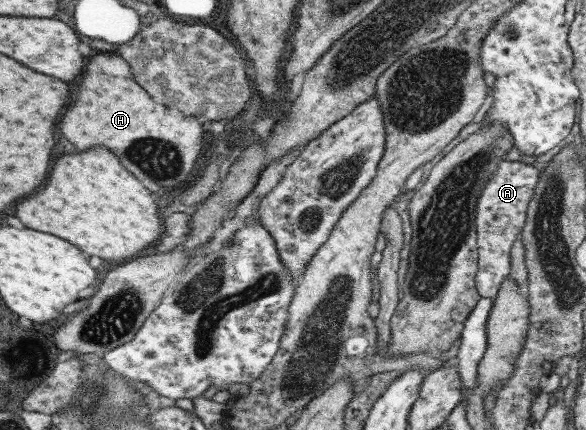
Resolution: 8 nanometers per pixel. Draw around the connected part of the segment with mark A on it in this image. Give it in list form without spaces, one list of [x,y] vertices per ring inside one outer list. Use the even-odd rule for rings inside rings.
[[[502,161],[478,195],[475,210],[478,270],[476,290],[481,298],[495,298],[502,281],[510,275],[510,257],[517,250],[530,199],[540,178],[540,170],[521,161]]]

